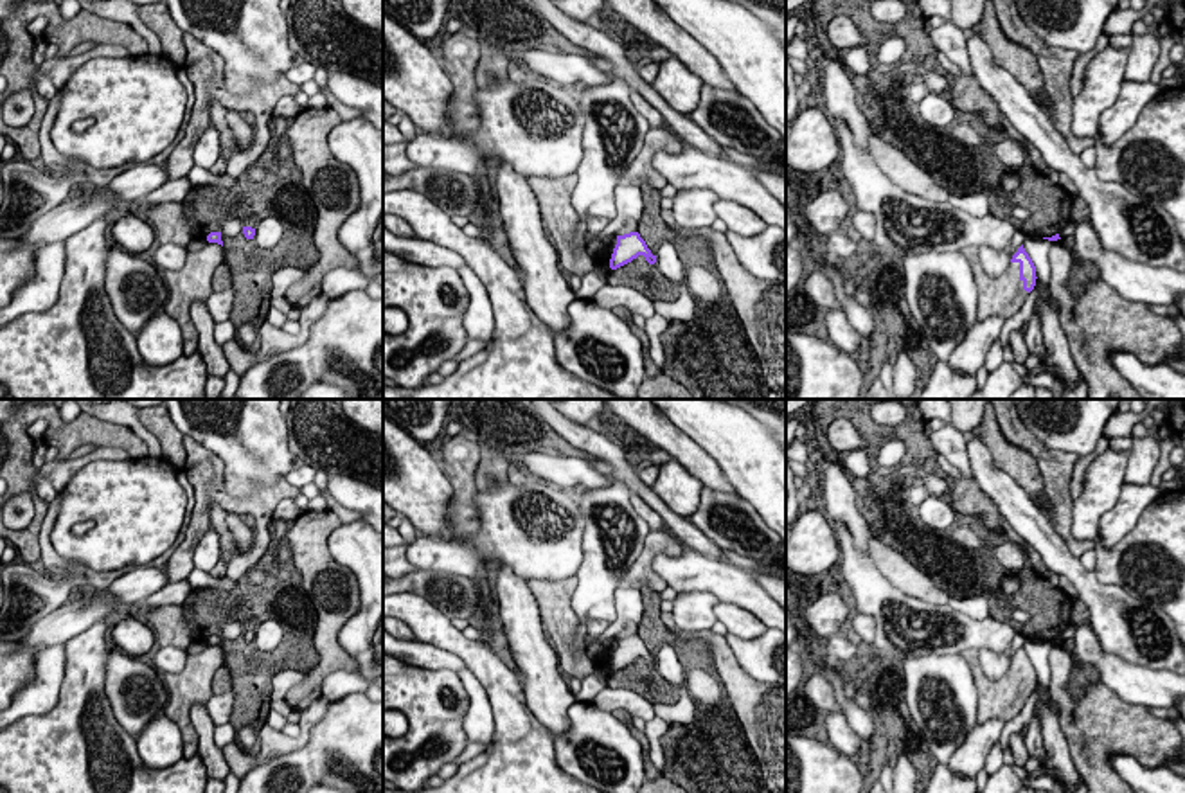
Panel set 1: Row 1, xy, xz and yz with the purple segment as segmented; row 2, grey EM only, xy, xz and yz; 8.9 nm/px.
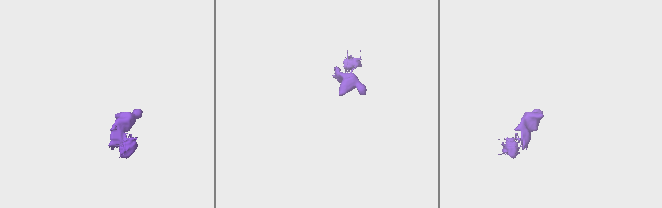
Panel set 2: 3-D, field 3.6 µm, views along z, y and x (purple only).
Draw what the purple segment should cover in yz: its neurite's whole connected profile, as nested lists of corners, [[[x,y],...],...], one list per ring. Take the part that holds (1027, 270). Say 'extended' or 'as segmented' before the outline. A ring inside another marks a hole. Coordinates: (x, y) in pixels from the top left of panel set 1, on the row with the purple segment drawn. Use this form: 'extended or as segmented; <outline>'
extended; [[[1023,245],[1012,255],[1009,268],[1000,277],[989,277],[969,248],[962,250],[967,257],[978,288],[976,320],[989,316],[1011,318],[1025,304],[1036,286],[1036,266]]]

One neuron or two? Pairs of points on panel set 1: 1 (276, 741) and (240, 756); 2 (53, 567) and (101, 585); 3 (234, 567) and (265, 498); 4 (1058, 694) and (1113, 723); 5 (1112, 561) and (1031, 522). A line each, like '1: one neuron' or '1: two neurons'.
1: one neuron
2: one neuron
3: one neuron
4: one neuron
5: two neurons

